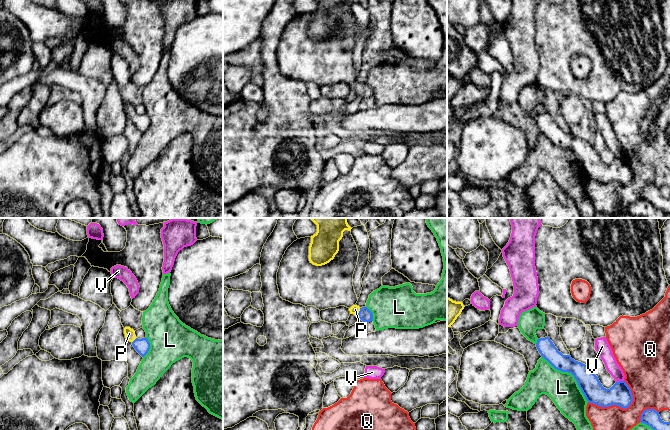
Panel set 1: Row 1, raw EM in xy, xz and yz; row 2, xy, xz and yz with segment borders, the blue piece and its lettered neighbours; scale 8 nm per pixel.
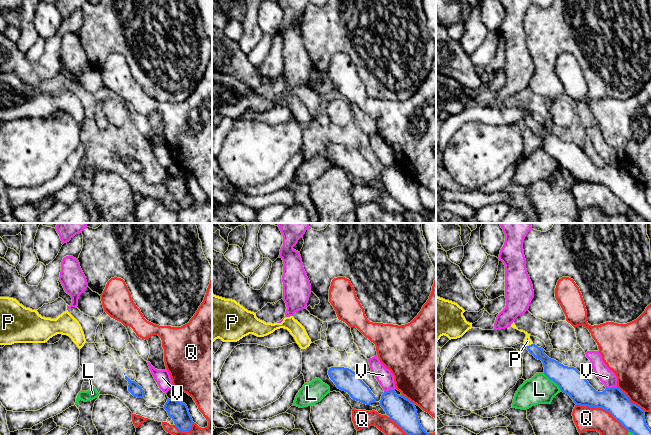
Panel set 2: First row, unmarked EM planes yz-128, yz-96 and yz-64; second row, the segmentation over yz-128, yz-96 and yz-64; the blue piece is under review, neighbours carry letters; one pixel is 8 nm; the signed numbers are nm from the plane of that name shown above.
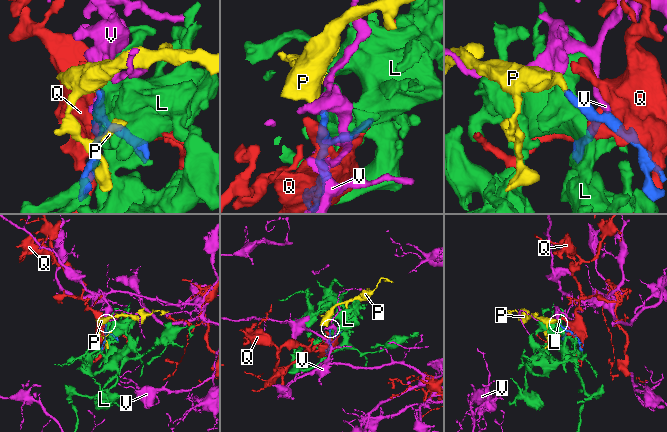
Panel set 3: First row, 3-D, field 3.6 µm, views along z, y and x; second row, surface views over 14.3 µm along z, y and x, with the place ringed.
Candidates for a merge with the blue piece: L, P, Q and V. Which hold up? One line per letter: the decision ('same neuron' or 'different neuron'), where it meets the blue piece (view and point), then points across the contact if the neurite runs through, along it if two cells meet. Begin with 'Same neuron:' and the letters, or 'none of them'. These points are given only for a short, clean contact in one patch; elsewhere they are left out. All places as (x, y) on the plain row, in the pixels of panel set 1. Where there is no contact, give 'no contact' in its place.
Same neuron: P
L: different neuron | yz (570, 148)
P: same neuron | xz (359, 88) | across xz (365, 90), (359, 88), (355, 85)
Q: different neuron | yz (613, 180)
V: different neuron | yz (619, 157) | along yz (623, 156), (616, 158)

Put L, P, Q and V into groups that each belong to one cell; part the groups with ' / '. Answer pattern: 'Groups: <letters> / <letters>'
Groups: L / P / Q / V

